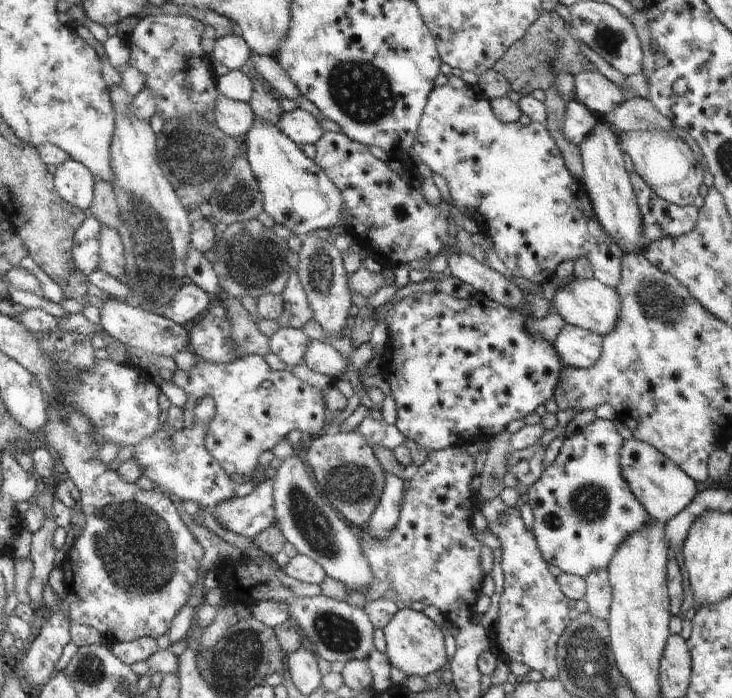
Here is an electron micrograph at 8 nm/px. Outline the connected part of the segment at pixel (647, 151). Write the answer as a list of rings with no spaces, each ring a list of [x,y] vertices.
[[[621,131],[618,136],[622,150],[633,160],[636,174],[660,198],[681,207],[693,204],[703,183],[702,167],[676,131]]]

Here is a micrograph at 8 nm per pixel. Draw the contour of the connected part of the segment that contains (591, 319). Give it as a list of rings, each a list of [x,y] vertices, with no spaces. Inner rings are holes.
[[[564,260],[556,266],[555,274],[560,279],[569,279],[566,284],[559,286],[554,294],[553,303],[556,312],[566,323],[588,329],[590,332],[607,335],[614,325],[620,312],[620,301],[615,289],[602,284],[598,279],[573,278],[575,260]]]

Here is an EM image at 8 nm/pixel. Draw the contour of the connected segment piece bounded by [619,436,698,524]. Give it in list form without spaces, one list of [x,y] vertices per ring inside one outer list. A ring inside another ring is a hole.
[[[634,438],[625,440],[620,449],[619,465],[632,495],[653,521],[666,523],[679,514],[697,496],[696,481],[668,460],[656,447]]]

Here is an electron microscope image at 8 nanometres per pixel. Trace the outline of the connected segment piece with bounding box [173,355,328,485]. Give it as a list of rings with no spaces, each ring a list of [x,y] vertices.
[[[242,355],[232,362],[213,363],[200,361],[189,369],[176,369],[173,372],[173,383],[180,386],[187,398],[200,400],[210,396],[215,402],[215,415],[208,426],[205,436],[206,450],[220,463],[226,474],[236,484],[252,481],[252,472],[258,464],[258,456],[266,450],[271,450],[283,440],[291,430],[300,430],[313,437],[320,437],[326,426],[326,405],[323,392],[298,379],[290,371],[277,371],[268,367],[264,357],[260,355]]]

